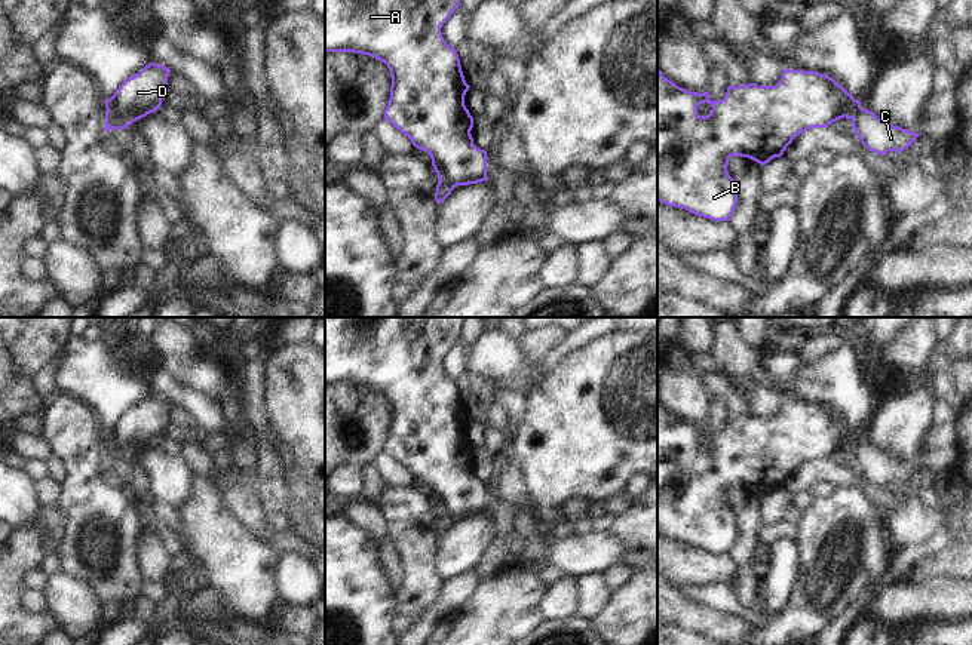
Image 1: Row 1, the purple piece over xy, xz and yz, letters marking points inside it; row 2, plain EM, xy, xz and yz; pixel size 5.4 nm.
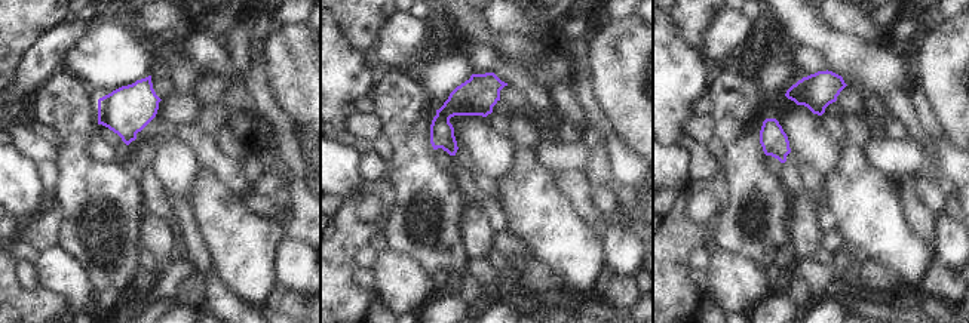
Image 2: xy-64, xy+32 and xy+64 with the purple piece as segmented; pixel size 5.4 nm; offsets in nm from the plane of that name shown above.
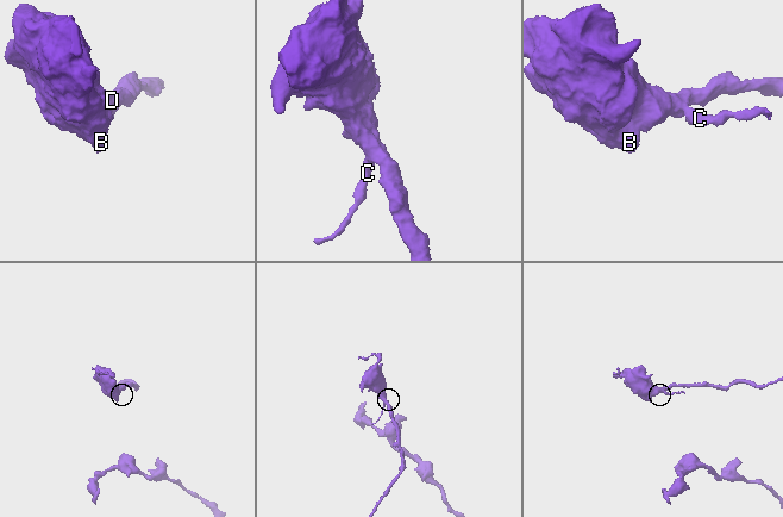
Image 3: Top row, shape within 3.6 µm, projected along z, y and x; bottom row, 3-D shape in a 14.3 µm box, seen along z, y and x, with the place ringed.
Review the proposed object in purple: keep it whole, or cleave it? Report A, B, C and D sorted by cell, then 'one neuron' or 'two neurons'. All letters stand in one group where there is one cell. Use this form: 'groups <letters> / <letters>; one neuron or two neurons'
groups A B D / C; two neurons

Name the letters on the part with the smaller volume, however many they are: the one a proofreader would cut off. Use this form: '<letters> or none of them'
C.

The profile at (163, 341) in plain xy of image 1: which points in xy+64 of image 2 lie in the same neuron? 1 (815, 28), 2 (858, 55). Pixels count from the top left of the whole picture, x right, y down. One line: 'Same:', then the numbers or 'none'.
Same: none

